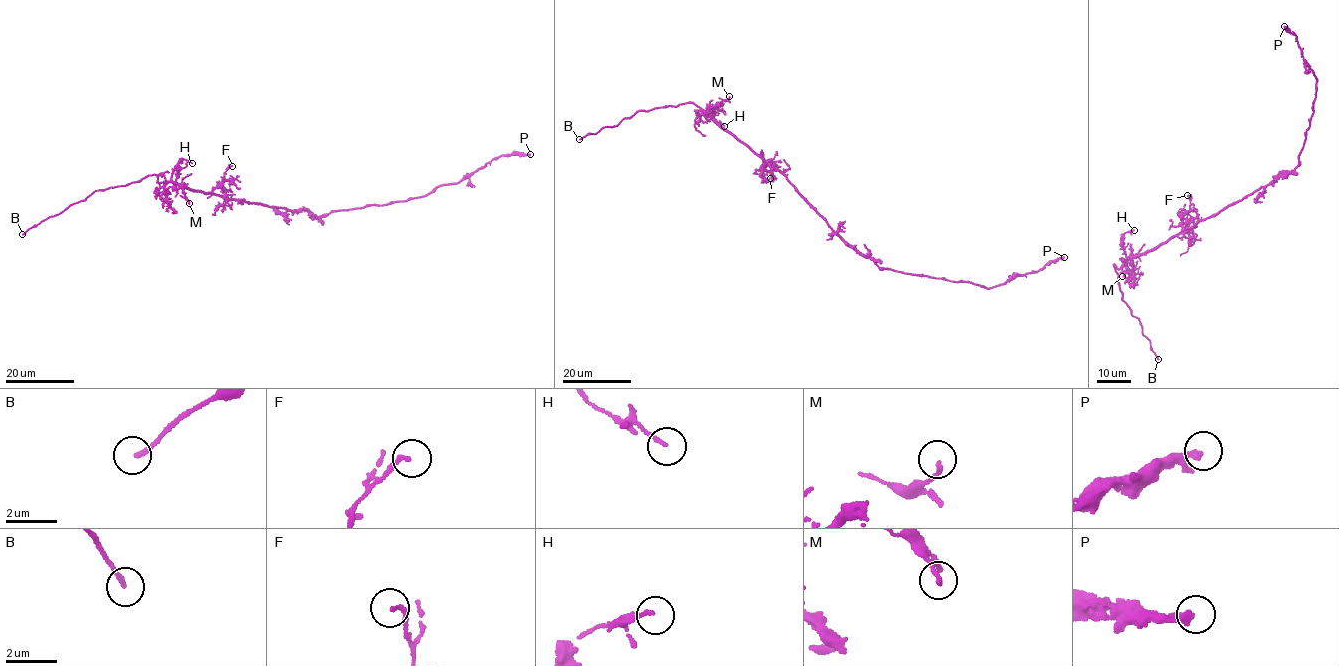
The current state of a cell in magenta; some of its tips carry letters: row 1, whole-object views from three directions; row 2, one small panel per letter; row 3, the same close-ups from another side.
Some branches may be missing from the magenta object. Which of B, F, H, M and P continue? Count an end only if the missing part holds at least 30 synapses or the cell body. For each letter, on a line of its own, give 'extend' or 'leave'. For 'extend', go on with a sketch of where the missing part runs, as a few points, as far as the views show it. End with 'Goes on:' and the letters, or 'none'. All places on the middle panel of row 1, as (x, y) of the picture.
B: extend
F: leave
H: leave
M: leave
P: leave
Goes on: B

